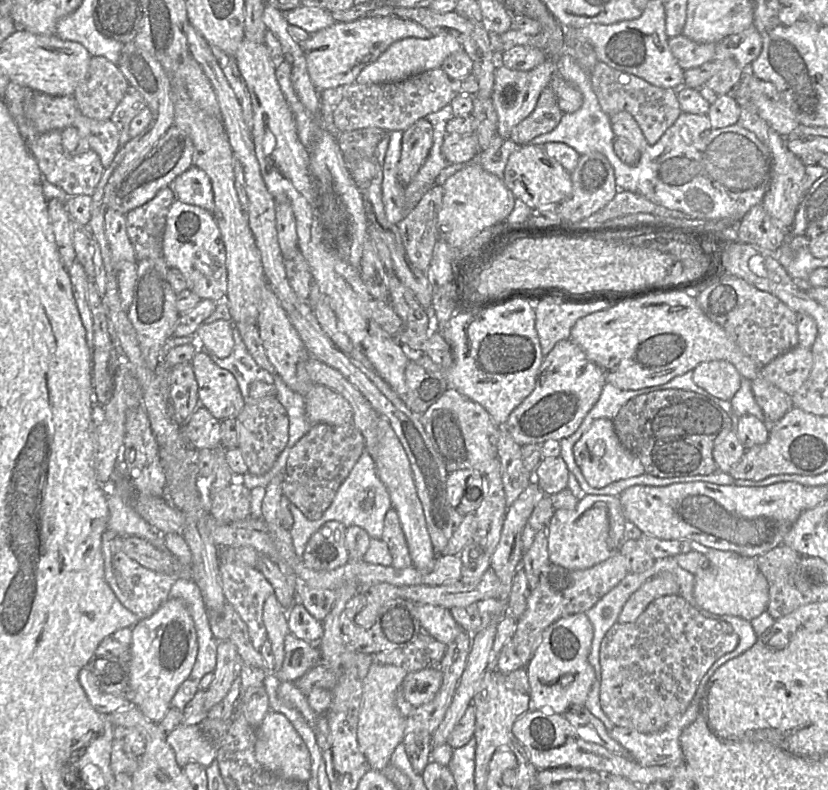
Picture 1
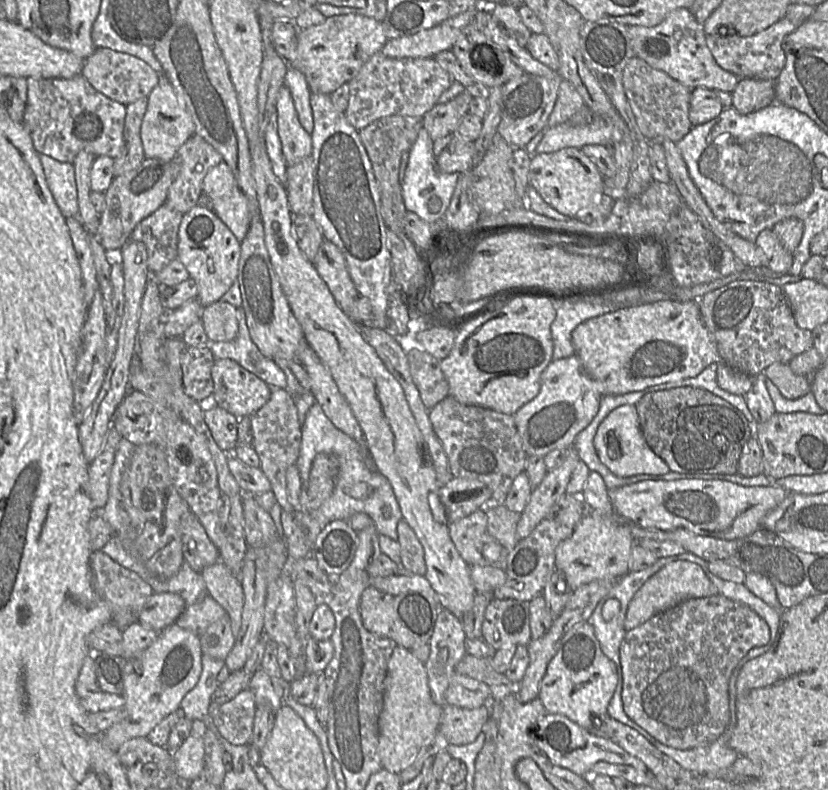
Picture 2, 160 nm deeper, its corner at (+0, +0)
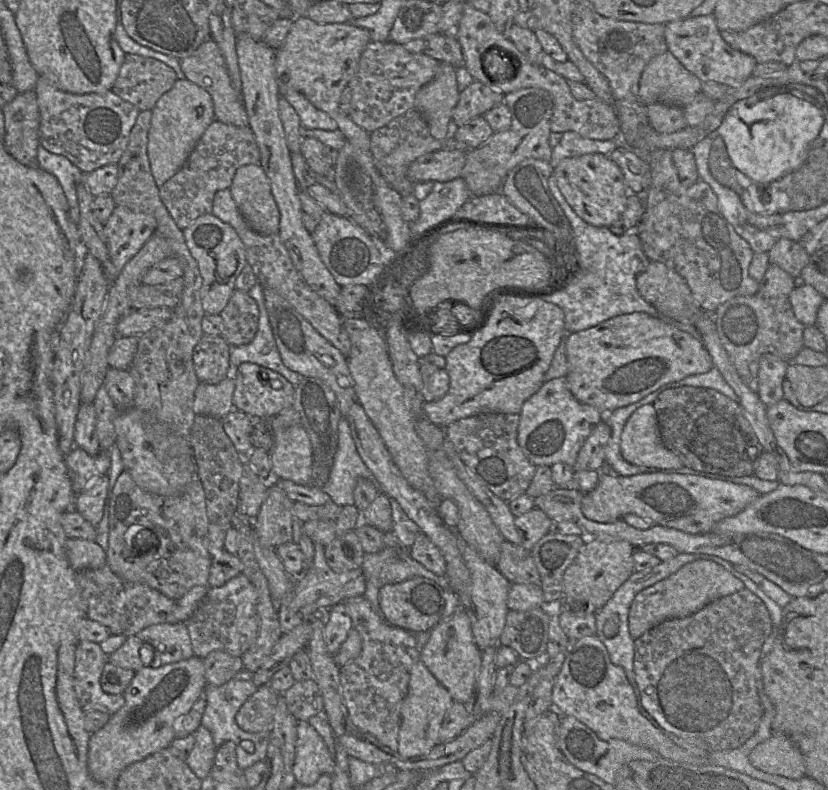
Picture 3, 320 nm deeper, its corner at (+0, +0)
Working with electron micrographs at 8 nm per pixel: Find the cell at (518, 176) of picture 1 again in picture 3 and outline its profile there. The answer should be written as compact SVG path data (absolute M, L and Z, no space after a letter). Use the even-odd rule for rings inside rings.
M585 154L563 159L553 170L556 184L575 213L595 227L610 227L621 216L630 193L623 174L609 156Z

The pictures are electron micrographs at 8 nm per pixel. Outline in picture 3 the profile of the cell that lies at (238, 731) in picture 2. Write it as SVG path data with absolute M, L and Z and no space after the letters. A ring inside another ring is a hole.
M263 685L241 706L235 716L237 725L244 731L259 733L272 728L276 706L282 693Z

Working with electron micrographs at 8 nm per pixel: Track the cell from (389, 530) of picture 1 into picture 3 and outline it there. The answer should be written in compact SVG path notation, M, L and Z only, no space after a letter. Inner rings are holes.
M423 533L415 534L415 542L408 549L408 555L438 577L447 578L447 563L440 549Z

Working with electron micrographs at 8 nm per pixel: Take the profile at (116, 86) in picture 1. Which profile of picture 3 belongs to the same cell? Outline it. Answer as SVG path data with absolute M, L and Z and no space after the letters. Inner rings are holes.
M125 54L111 91L140 111L150 110L178 79L165 63L138 54Z

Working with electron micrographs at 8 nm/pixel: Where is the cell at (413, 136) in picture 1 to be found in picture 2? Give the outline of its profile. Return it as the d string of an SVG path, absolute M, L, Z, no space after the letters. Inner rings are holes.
M482 87L466 88L452 100L436 104L423 116L423 129L430 138L436 141L444 136L453 134L461 121L468 113L473 97L480 93Z

